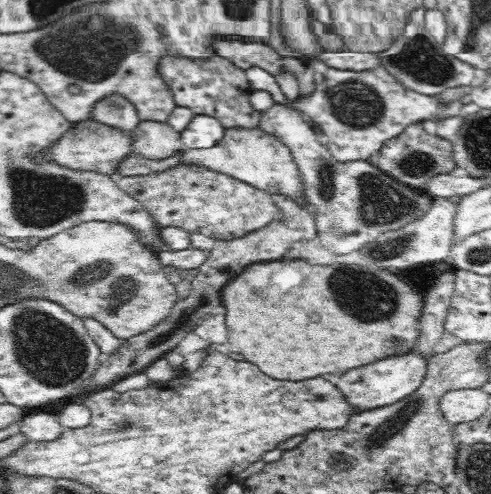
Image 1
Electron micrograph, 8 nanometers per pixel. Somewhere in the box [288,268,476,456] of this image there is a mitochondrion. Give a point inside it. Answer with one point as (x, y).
(395, 423)

